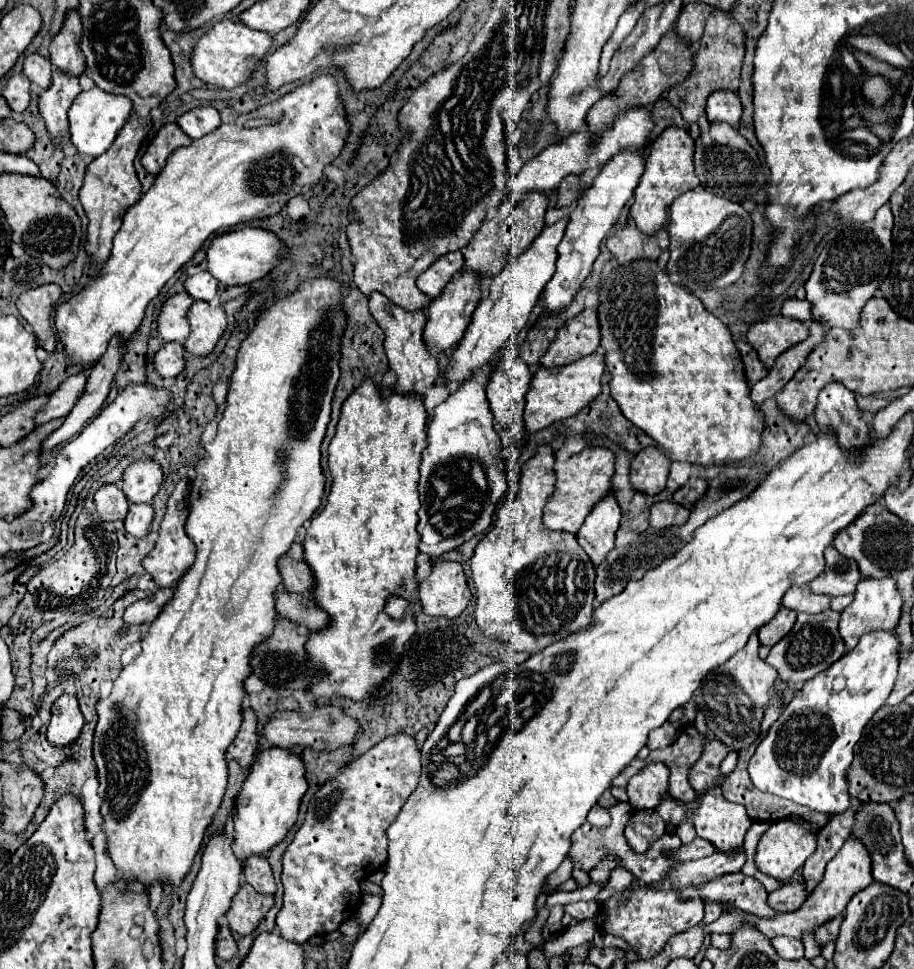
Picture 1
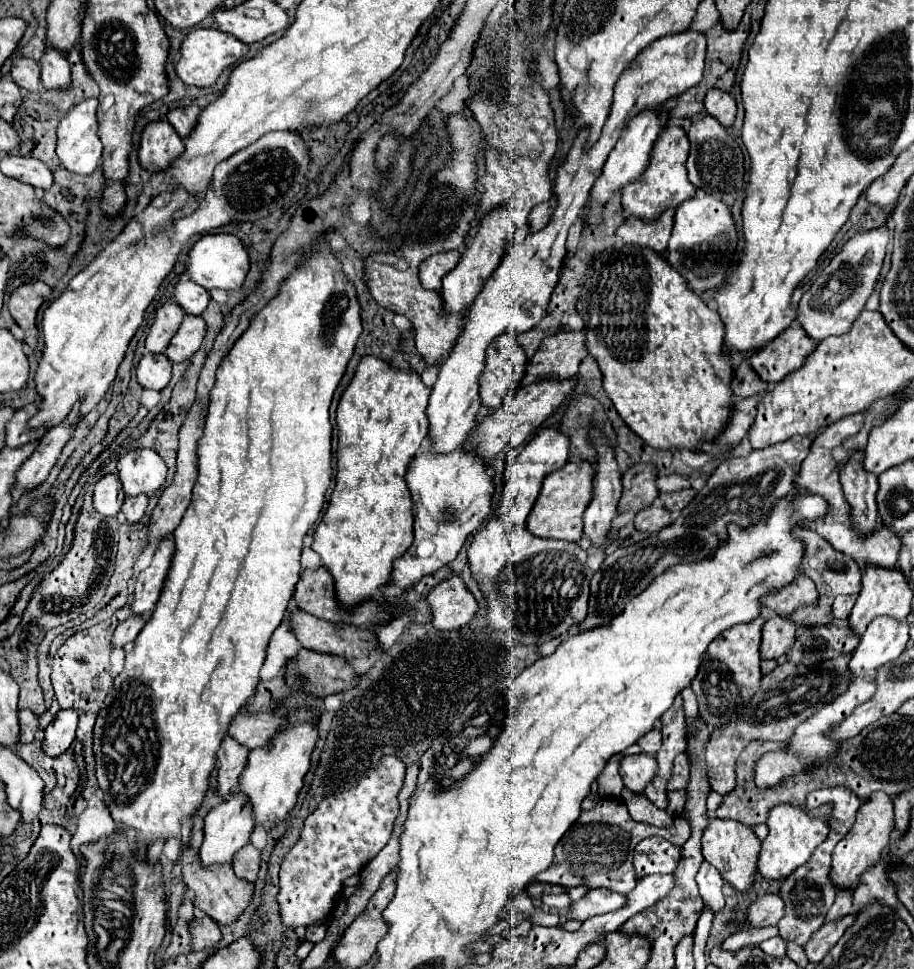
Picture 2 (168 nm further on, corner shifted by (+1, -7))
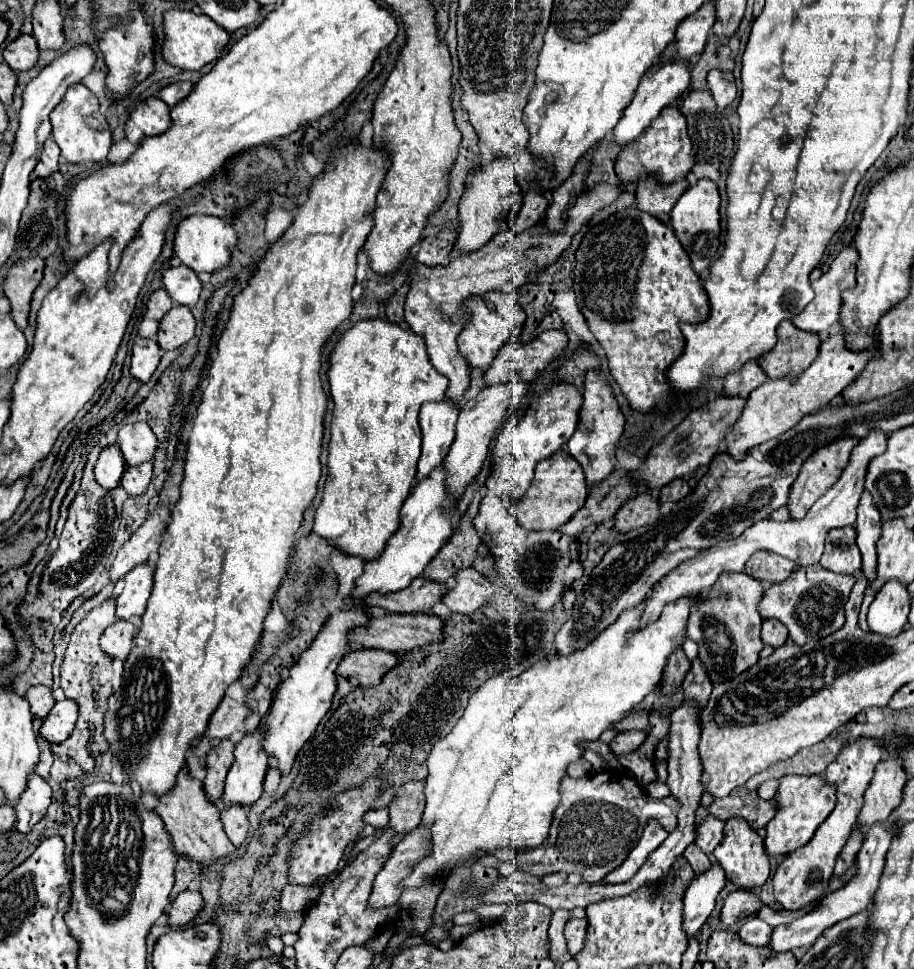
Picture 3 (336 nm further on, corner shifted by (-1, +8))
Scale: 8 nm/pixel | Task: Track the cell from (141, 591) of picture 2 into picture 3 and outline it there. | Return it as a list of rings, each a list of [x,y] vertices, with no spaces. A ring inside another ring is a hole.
[[[140,564],[140,568],[132,570],[124,578],[124,592],[116,600],[116,618],[132,620],[132,616],[142,616],[146,610],[146,602],[152,590],[152,568],[148,564]]]

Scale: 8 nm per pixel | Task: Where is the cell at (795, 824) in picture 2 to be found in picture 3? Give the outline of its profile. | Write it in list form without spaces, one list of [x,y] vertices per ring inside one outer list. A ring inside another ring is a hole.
[[[784,776],[780,778],[780,788],[774,796],[776,802],[780,802],[778,814],[766,824],[766,852],[770,856],[776,854],[790,854],[804,844],[810,842],[816,828],[828,818],[828,814],[836,806],[836,786],[826,782],[822,776]]]

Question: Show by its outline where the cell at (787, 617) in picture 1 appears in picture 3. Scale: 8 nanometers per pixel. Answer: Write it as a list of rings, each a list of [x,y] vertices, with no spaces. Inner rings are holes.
[[[766,620],[762,624],[762,642],[778,648],[788,640],[788,630],[784,628],[784,624],[780,624],[780,620]]]

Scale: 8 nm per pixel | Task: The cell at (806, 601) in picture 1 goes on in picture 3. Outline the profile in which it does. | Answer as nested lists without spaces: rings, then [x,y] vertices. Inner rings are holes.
[[[756,552],[748,564],[746,564],[746,574],[750,574],[756,580],[764,580],[764,582],[780,582],[786,580],[792,570],[796,568],[796,564],[788,558],[776,556],[774,552]]]

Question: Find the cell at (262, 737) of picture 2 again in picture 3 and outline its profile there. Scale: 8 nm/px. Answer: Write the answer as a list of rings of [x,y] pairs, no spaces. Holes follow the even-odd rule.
[[[224,698],[220,706],[212,712],[204,736],[208,738],[240,738],[246,732],[244,718],[246,718],[246,704],[236,702],[232,698]]]

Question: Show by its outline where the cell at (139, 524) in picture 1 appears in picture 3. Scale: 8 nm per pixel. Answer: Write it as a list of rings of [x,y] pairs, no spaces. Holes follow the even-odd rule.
[[[142,462],[138,466],[128,466],[124,476],[120,478],[120,486],[130,496],[140,496],[148,488],[152,480],[152,462]]]

